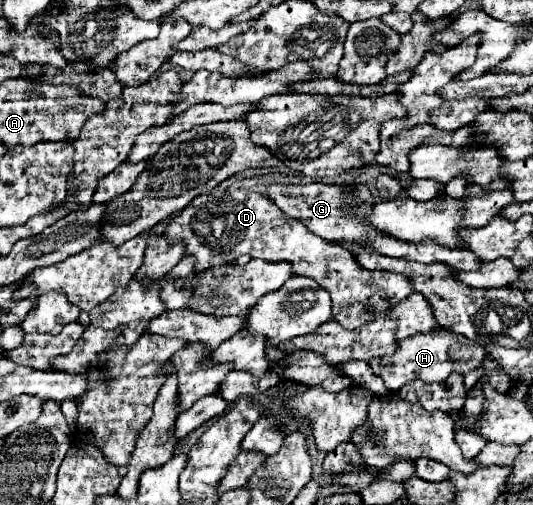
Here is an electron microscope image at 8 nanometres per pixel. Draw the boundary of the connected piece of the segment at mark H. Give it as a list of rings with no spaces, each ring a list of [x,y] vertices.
[[[437,326],[435,330],[431,330],[427,334],[419,334],[419,336],[411,336],[411,338],[401,340],[399,348],[393,356],[375,358],[375,360],[369,362],[369,366],[373,368],[373,374],[381,376],[385,380],[387,388],[395,392],[411,380],[441,382],[449,374],[465,376],[467,372],[481,368],[485,358],[487,358],[487,352],[477,342],[473,342],[473,340],[469,340],[469,338],[457,334],[457,332],[449,332],[447,328]]]

